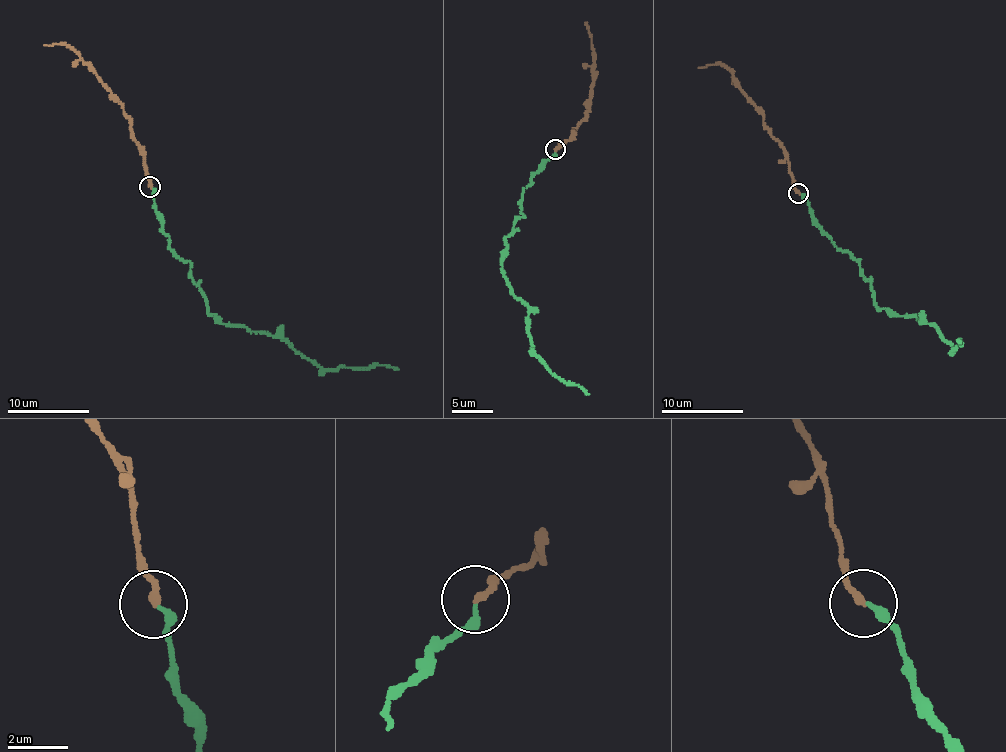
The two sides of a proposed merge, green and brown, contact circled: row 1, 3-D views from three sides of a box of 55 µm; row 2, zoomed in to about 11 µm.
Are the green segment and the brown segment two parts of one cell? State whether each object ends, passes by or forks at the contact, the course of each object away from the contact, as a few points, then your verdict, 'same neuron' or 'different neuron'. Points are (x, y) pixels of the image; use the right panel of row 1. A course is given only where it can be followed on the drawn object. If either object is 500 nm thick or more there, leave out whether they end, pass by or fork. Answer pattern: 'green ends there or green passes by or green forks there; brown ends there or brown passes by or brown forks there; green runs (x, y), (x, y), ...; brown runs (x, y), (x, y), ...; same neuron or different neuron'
green ends there; brown ends there; green runs (799, 192), (815, 224), (860, 261), (879, 309), (915, 315), (923, 324), (934, 323), (953, 349), (959, 343); brown runs (797, 192), (788, 170), (788, 154), (729, 69), (720, 64), (699, 67); same neuron

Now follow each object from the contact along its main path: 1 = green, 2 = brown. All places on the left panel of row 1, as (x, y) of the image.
1: (151, 186), (169, 247), (190, 263), (211, 314), (222, 323), (285, 339), (325, 369), (399, 369)
2: (150, 186), (142, 146), (129, 127), (123, 105), (94, 68), (75, 51), (65, 44), (44, 45)

